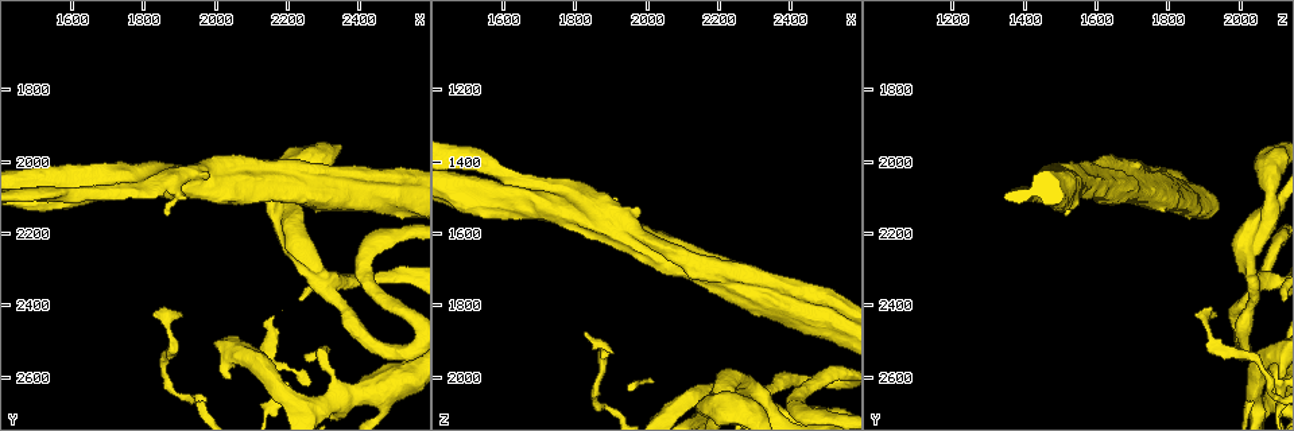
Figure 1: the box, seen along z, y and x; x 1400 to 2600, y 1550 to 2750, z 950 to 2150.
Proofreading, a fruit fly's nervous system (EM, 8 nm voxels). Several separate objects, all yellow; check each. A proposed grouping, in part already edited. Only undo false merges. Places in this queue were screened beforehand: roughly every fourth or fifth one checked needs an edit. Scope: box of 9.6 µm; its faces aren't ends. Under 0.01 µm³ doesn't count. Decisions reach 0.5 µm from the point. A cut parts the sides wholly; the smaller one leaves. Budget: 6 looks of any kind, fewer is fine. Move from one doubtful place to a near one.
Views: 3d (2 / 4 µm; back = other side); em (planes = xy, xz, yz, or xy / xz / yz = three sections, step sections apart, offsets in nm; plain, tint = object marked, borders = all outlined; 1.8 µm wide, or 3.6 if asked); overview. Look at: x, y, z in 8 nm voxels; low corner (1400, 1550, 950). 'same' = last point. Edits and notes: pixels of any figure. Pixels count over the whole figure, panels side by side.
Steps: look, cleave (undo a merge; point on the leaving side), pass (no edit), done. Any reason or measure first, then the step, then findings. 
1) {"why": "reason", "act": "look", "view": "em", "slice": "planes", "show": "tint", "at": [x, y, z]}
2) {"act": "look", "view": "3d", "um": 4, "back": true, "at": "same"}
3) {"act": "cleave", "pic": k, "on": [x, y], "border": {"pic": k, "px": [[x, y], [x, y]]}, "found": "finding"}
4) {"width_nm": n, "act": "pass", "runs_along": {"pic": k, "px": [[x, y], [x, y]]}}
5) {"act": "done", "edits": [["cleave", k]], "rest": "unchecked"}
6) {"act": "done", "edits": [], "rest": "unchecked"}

{"why": "sudden change in width", "act": "look", "view": "3d", "um": 4, "at": [2180, 2050, 2080]}

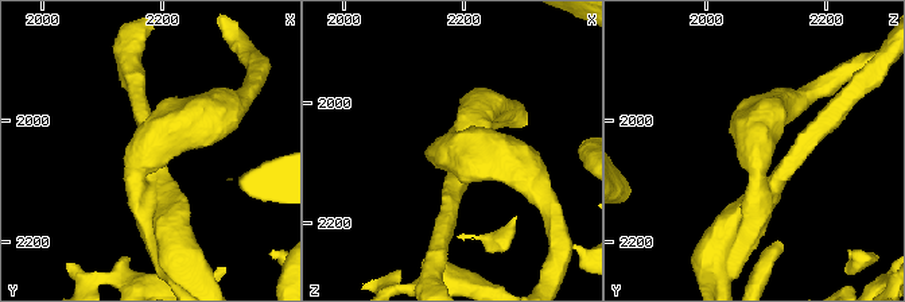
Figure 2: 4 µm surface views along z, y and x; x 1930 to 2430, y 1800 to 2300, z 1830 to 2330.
{"why": "shape alone is not enough", "act": "look", "view": "em", "um": 3.6, "slice": "xy", "step": 16, "show": "tint", "at": [2185, 2055, 2085]}

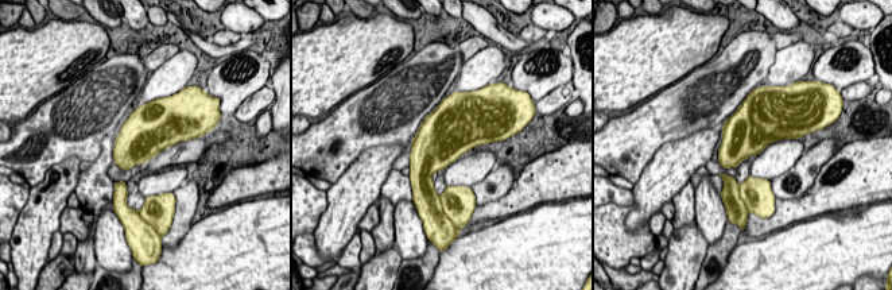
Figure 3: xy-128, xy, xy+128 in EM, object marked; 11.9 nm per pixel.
{"act": "look", "view": "em", "um": 3.6, "slice": "planes", "show": "borders", "at": "same"}

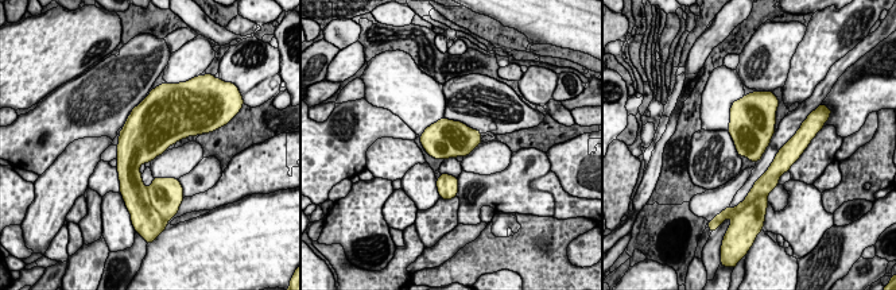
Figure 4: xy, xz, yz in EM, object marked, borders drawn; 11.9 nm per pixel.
{"act": "pass", "found": "one neuron here"}

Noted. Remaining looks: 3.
{"act": "look", "view": "em", "slice": "planes", "show": "tint", "at": [1860, 2460, 1910]}

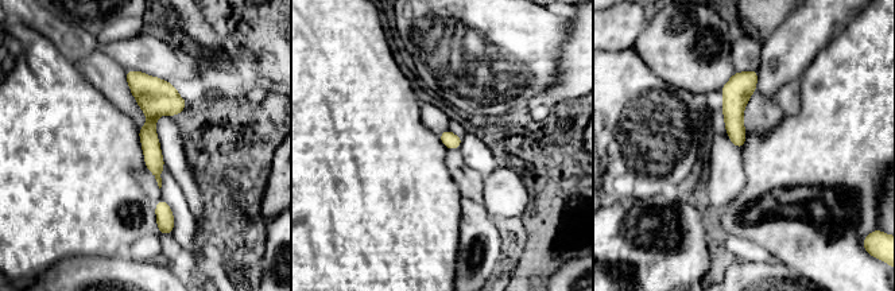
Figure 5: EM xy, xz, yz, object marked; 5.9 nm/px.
{"act": "pass", "runs_along": {"pic": 5, "px": [[128, 73], [151, 96], [157, 173]]}, "found": "one neuron here"}

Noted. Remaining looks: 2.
{"why": "two arms in line, one across", "act": "look", "view": "em", "um": 3.6, "slice": "yz", "step": 4, "show": "tint", "at": [1620, 2090, 1470]}

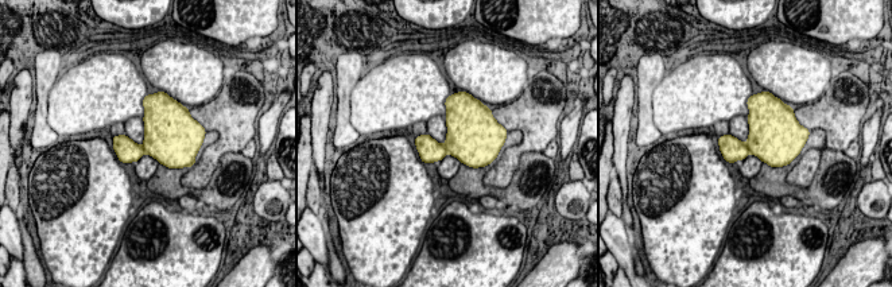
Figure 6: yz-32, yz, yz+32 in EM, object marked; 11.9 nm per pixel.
{"why": "another direction", "act": "look", "view": "em", "um": 3.6, "slice": "xy", "step": 8, "show": "tint", "at": "same"}

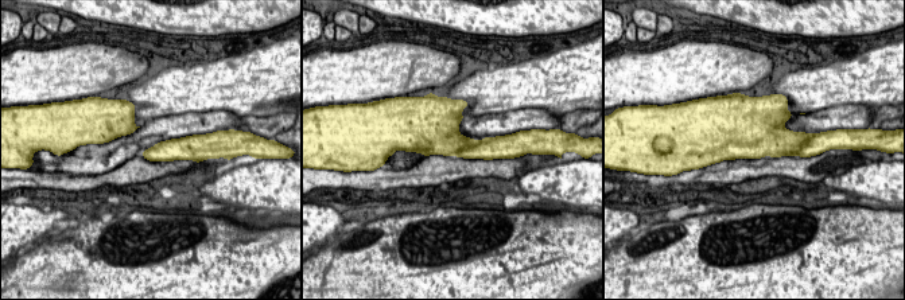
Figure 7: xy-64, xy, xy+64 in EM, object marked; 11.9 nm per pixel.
{"act": "cleave", "pic": 7, "on": [488, 148], "border": {"pic": 7, "px": [[481, 140], [462, 147], [454, 155]]}, "found": "two neurons meet here"}

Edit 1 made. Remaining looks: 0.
{"act": "done", "edits": [["cleave", 7]], "rest": "unchecked"}

